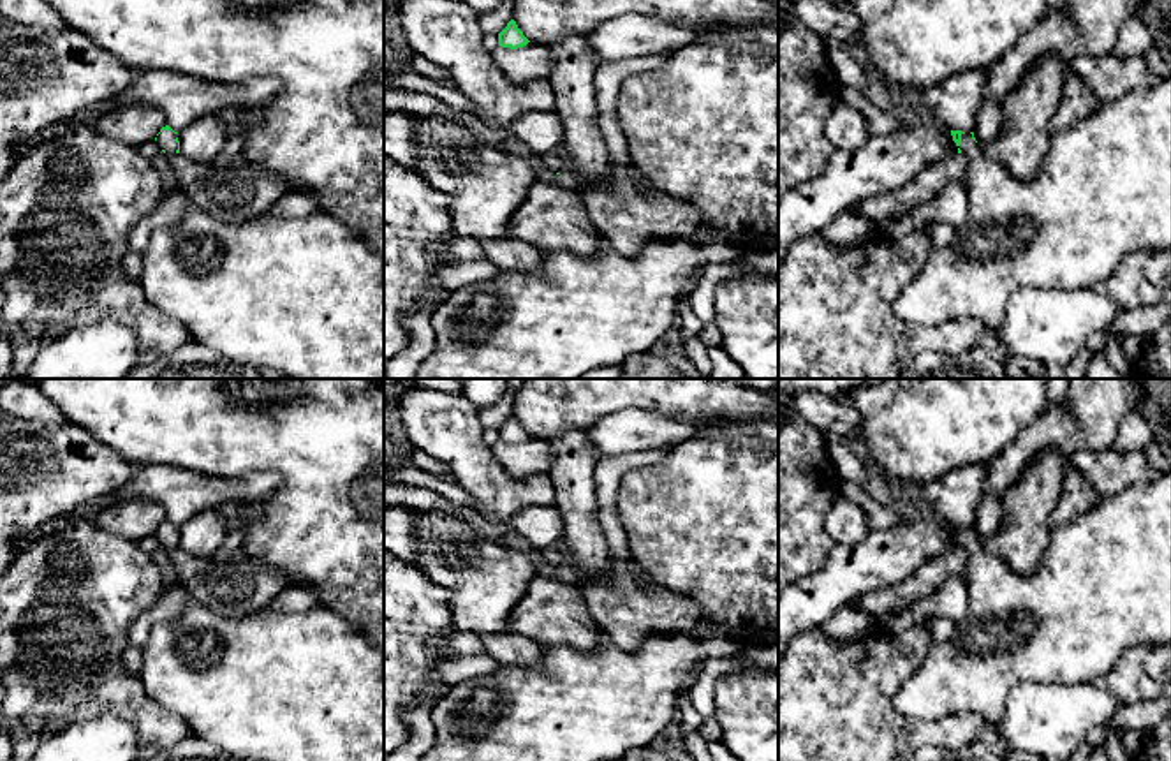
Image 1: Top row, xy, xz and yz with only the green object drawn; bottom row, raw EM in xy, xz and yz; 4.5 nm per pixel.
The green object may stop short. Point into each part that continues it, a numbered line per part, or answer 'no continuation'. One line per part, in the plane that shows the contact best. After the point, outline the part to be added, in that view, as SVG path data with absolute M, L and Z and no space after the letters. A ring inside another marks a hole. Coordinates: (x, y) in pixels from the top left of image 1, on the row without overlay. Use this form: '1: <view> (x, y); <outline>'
1: xy (166, 532); M162 525L157 530L157 537L160 539L160 543L167 548L167 551L171 553L173 550L176 550L178 544L178 537L176 537L178 528L174 528L173 525Z

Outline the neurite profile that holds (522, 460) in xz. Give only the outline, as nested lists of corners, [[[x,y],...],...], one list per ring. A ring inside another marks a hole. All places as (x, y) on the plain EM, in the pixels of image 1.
[[[528,437],[518,444],[498,440],[491,449],[505,472],[516,481],[548,474],[551,469],[553,447],[548,439]]]

